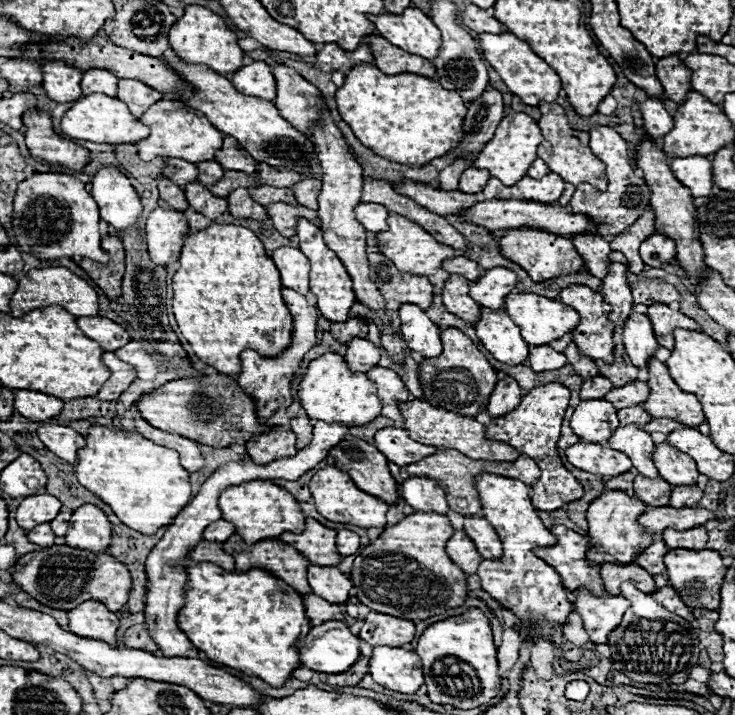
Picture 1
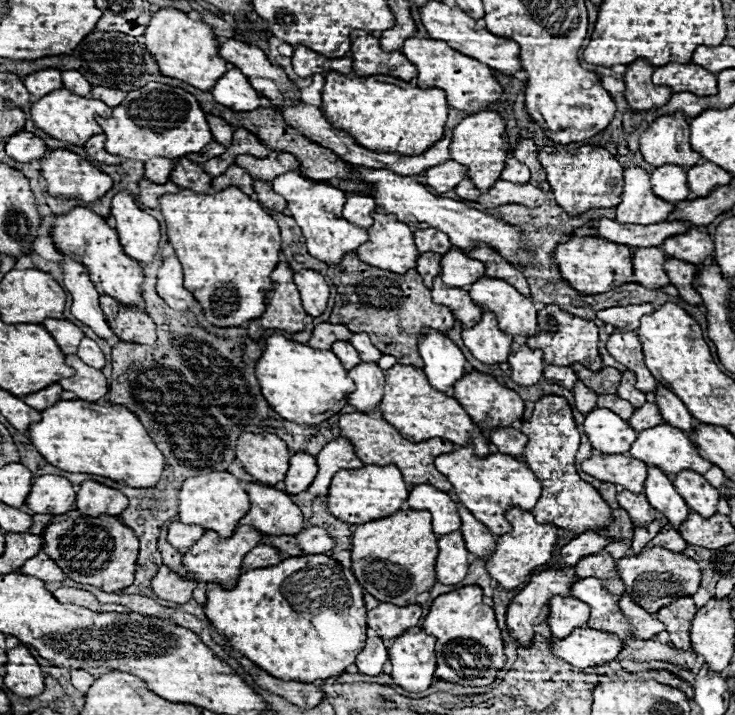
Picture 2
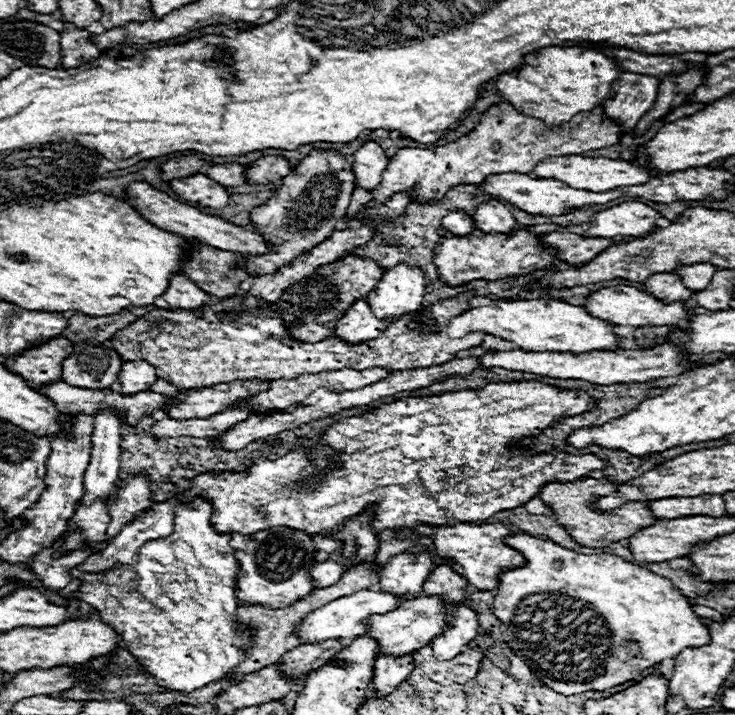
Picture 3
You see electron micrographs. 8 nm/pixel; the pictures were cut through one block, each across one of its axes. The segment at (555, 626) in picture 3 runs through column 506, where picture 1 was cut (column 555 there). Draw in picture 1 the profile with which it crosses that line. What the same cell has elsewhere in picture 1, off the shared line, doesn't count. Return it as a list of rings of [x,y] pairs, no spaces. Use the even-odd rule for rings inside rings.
[[[480,474],[478,492],[482,502],[482,514],[496,528],[504,546],[502,558],[484,559],[480,563],[476,574],[481,579],[482,590],[486,590],[496,602],[500,602],[506,610],[514,612],[514,616],[518,616],[518,628],[528,630],[530,636],[536,634],[544,640],[554,640],[556,632],[540,630],[566,624],[568,616],[574,612],[574,604],[568,600],[568,590],[562,586],[562,578],[558,578],[558,572],[542,562],[532,550],[534,546],[553,546],[558,540],[538,518],[538,512],[528,496],[530,488],[524,482],[492,474]]]

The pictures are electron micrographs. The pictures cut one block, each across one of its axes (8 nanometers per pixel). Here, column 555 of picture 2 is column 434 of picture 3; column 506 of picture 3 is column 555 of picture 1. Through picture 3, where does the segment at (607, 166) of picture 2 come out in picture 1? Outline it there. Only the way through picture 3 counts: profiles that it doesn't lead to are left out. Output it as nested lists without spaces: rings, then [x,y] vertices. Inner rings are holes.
[[[542,102],[540,114],[542,114],[542,118],[538,120],[538,126],[542,128],[544,142],[538,146],[538,158],[542,158],[554,174],[560,174],[564,182],[570,182],[574,186],[588,182],[588,184],[596,186],[598,190],[606,190],[606,184],[608,184],[606,166],[590,152],[590,146],[588,146],[590,134],[570,128],[568,118],[564,114],[564,108],[558,104]]]

